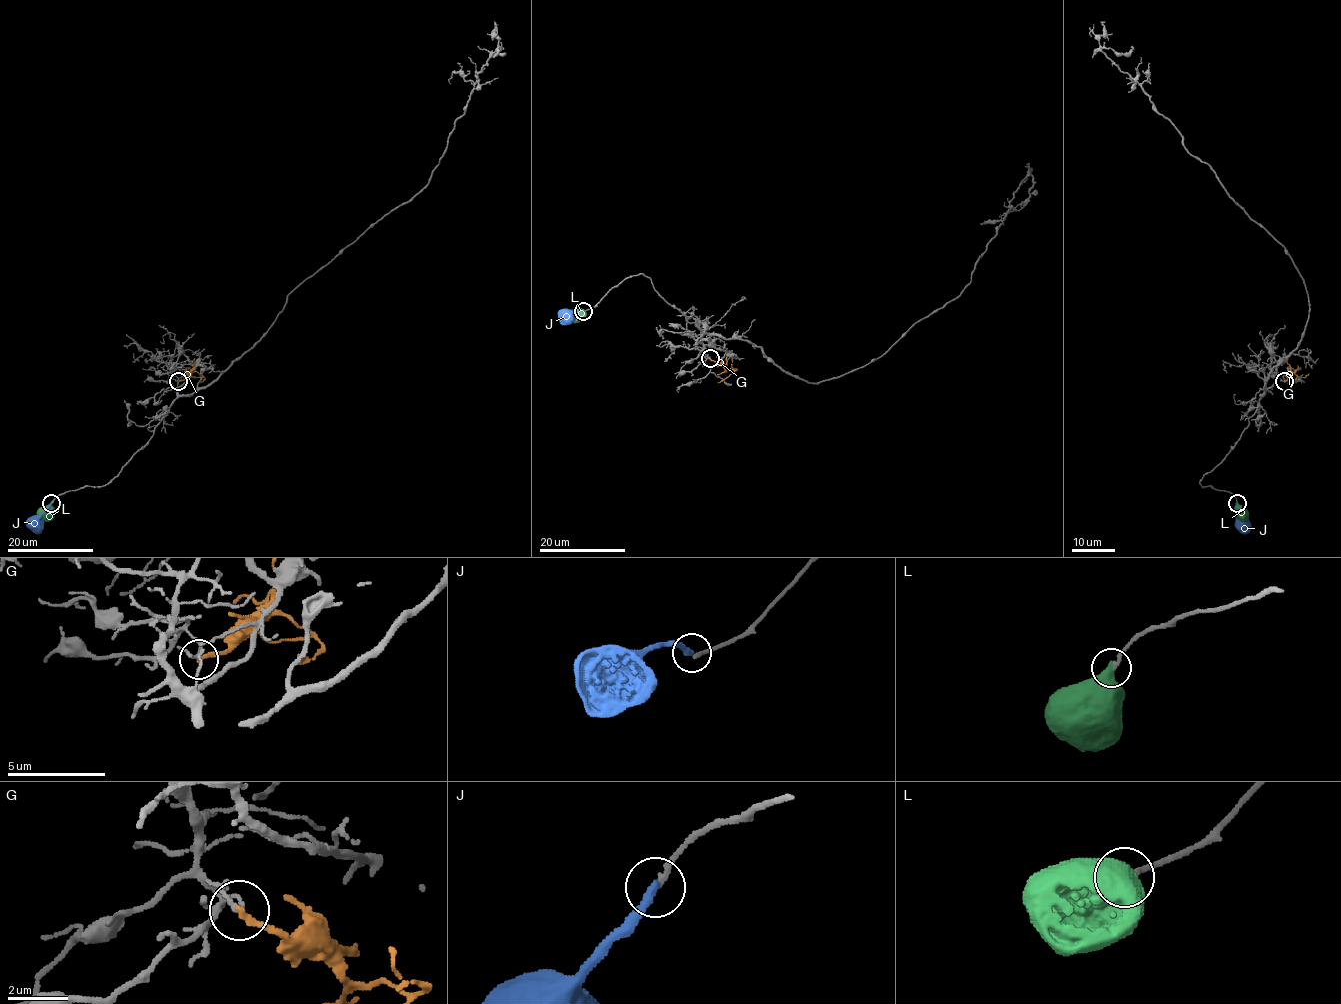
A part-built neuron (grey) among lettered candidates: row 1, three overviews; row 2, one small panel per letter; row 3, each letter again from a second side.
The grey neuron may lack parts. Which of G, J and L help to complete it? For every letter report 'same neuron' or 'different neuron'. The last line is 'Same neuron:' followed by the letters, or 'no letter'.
G: different neuron
J: different neuron
L: same neuron
Same neuron: L

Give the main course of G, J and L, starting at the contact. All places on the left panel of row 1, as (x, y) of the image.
G: (177, 382), (193, 372), (201, 375), (193, 377), (186, 373)
J: (51, 503), (34, 532)
L: (51, 503), (45, 511), (45, 521)

